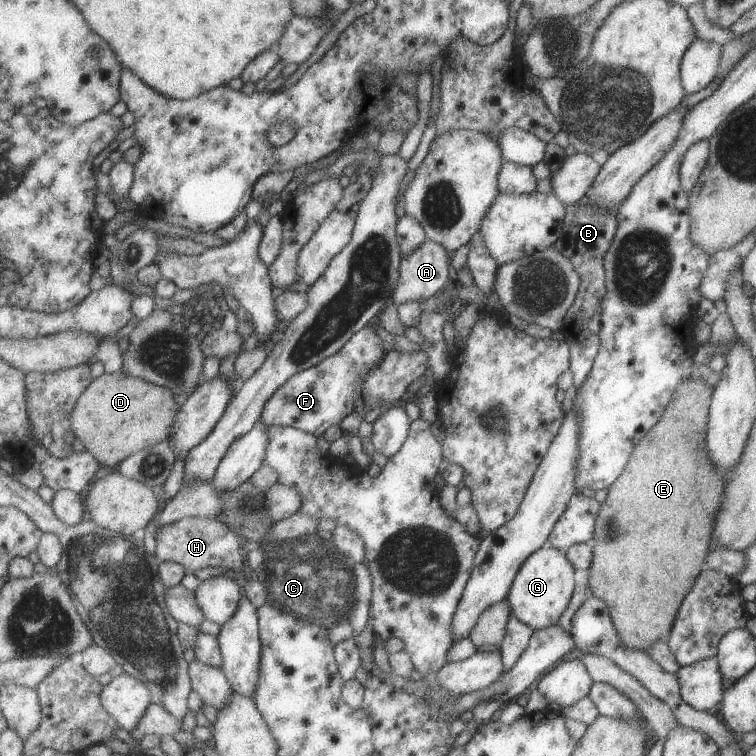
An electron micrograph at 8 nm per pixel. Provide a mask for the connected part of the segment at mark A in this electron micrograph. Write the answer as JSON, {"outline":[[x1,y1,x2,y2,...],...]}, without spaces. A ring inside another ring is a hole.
{"outline":[[428,238,400,264,400,275,393,293,397,304,421,302,447,286,451,274,451,257,445,246]]}

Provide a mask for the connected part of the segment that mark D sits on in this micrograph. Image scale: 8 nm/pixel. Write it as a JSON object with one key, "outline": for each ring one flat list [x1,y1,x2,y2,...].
{"outline":[[119,369,93,379,77,401,72,425,85,448,112,471,128,456,171,440,179,403,175,395,167,396,165,388]]}

